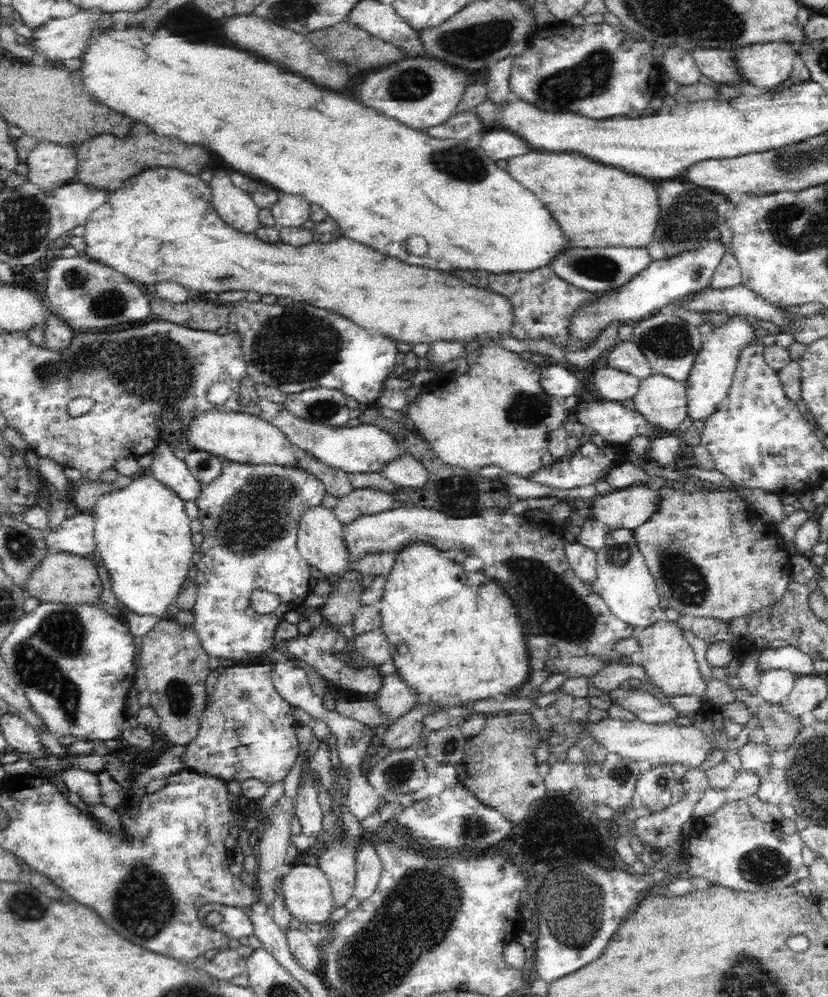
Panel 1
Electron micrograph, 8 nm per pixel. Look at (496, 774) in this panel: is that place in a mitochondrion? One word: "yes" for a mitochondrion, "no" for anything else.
no

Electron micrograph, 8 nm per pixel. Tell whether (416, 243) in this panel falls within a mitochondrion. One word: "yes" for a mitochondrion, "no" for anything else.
yes

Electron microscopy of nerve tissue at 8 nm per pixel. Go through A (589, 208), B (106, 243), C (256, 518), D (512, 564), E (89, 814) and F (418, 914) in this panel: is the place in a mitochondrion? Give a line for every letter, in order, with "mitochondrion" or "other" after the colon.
A: other
B: other
C: mitochondrion
D: mitochondrion
E: other
F: mitochondrion

